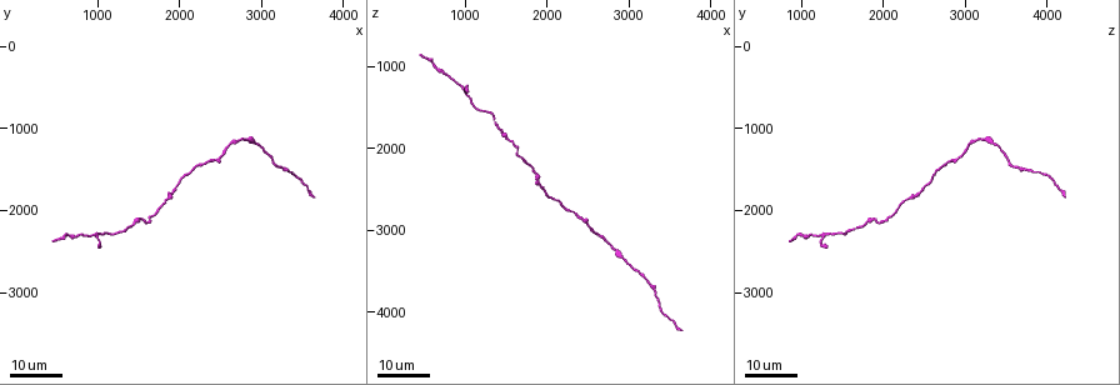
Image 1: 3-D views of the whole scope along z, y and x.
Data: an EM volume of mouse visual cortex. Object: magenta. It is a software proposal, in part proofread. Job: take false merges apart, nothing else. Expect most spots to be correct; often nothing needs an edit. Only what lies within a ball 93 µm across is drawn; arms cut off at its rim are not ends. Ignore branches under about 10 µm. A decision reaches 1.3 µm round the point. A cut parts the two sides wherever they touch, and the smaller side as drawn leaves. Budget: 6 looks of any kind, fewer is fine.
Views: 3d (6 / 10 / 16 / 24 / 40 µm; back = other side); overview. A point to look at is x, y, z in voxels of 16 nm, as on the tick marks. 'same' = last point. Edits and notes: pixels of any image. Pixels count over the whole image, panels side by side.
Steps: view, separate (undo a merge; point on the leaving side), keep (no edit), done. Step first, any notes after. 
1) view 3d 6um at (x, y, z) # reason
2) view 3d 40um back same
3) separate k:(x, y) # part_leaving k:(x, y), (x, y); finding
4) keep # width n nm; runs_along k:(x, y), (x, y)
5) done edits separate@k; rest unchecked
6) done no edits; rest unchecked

view 3d 16um at (2950, 1200, 3300) # sudden change in width

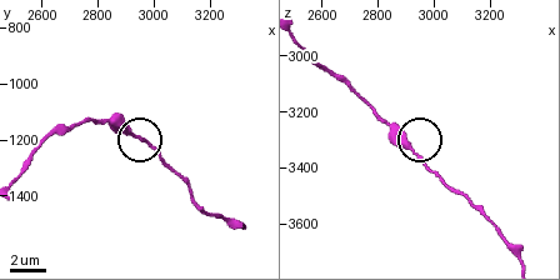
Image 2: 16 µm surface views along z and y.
view 3d 6um at (2930, 1170, 3340)

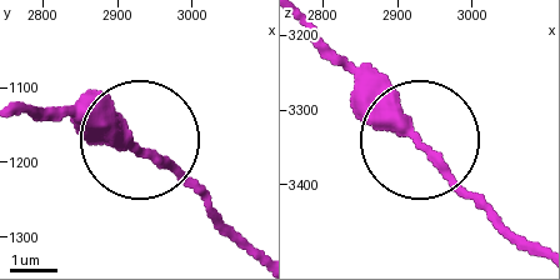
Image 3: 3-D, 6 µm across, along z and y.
keep # runs_along 3:(300, 24), (488, 211); all the same neuron

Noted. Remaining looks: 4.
view 3d 24um at (1500, 2100, 1850) # sudden change in width

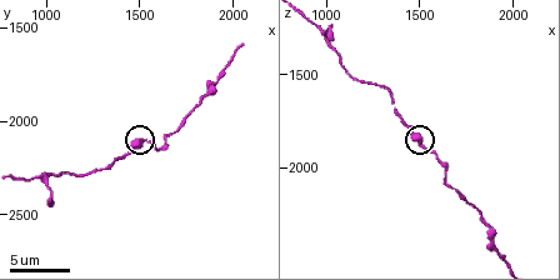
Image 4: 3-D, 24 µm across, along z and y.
view 3d 6um at (1540, 2120, 1880) # closer look

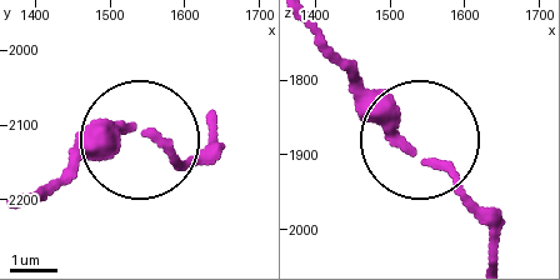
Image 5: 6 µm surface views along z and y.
keep # runs_along 5:(490, 254), (478, 206), (314, 44); all the same neuron

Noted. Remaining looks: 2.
view 3d 10um at (940, 2280, 1240) # three arms meet

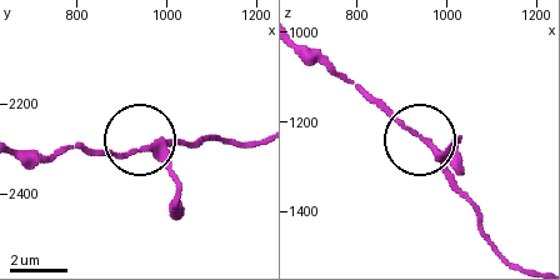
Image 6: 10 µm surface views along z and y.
view 3d 10um back at (955, 2305, 1240) # other side

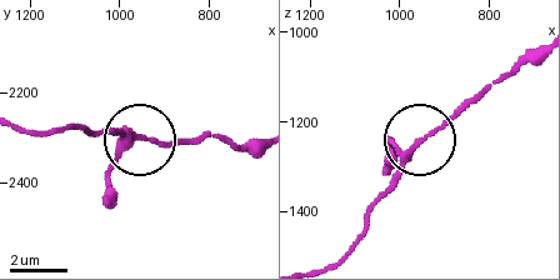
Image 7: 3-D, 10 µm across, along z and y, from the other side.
keep # runs_along 7:(338, 259), (364, 230), (409, 144), (479, 96); all the same neuron

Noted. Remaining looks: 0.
done no edits; rest unchecked

